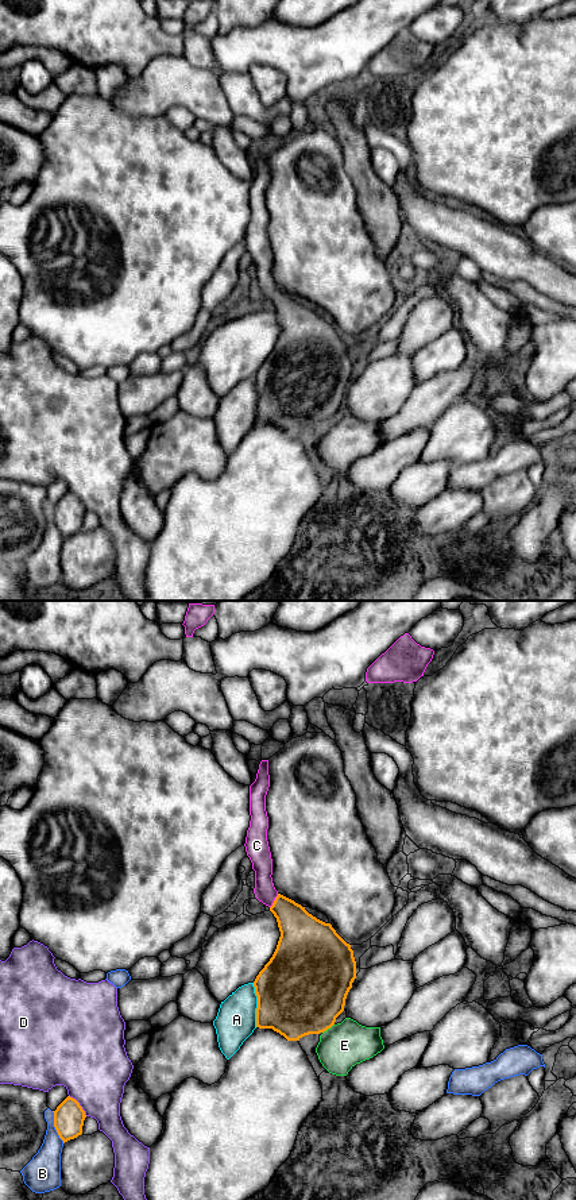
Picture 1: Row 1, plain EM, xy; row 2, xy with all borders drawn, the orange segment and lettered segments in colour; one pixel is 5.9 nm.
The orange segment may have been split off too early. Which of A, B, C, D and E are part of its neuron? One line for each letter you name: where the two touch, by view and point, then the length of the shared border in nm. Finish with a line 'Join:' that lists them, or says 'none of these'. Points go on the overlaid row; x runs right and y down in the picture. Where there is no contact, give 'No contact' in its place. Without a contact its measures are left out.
C: Touches orange at xy (274, 901). Shared border 100 nm
Join: C

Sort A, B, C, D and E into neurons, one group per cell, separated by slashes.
A / B / C / D / E

